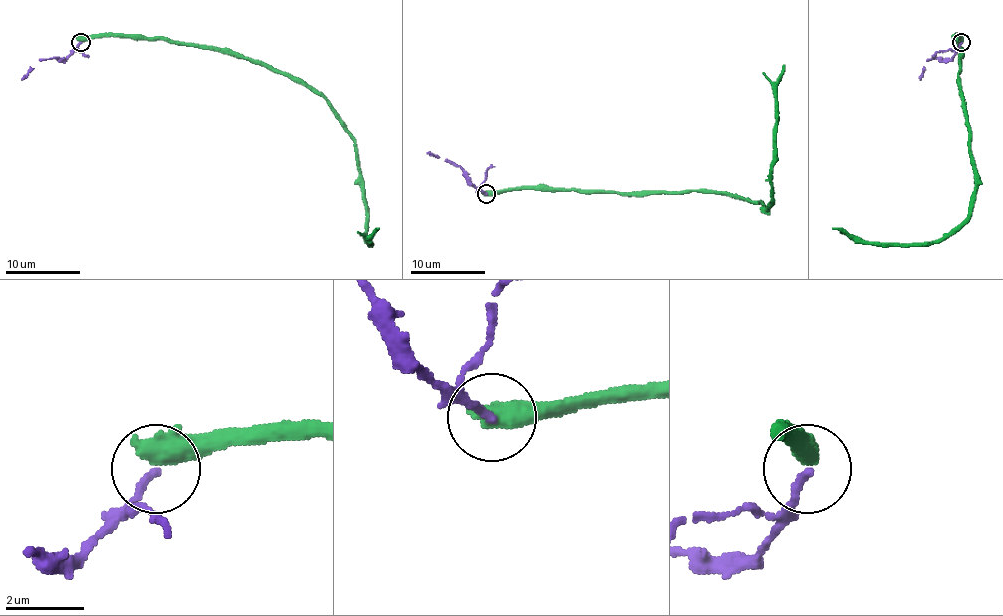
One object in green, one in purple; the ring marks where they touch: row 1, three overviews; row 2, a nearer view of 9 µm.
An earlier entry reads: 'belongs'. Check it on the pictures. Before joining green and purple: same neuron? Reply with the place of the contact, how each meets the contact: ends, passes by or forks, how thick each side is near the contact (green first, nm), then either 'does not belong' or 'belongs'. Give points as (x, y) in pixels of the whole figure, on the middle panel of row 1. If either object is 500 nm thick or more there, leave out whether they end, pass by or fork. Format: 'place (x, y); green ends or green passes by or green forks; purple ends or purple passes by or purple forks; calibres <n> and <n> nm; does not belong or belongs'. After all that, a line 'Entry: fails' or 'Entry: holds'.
place (486, 193); calibres 650 and 200 nm; does not belong
Entry: fails

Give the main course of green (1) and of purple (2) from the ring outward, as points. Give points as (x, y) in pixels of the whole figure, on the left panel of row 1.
1: (80, 41), (112, 35), (166, 37), (228, 48), (288, 72), (328, 102), (354, 142), (367, 241), (378, 228)
2: (80, 42), (65, 59), (42, 59), (22, 80)

